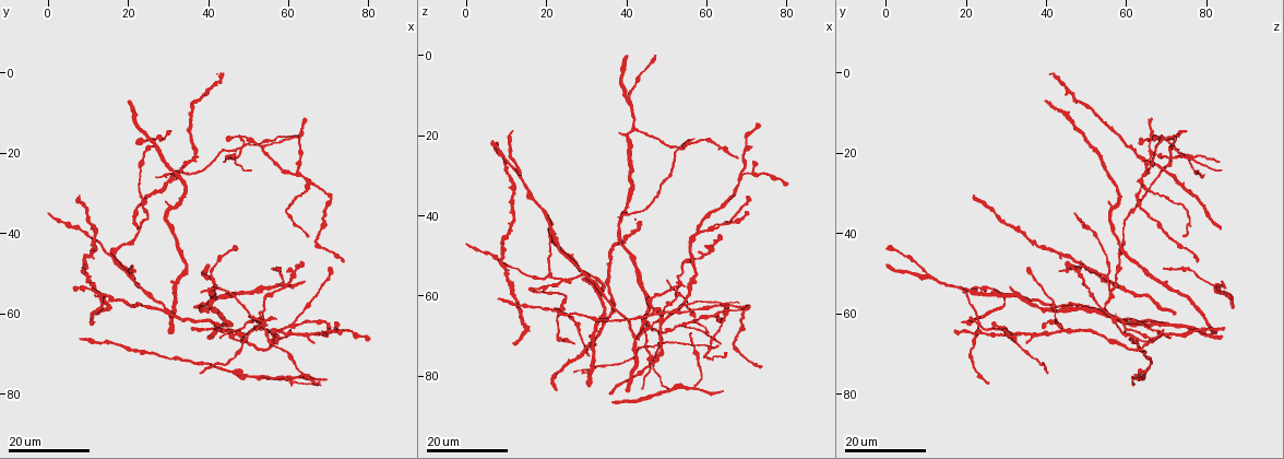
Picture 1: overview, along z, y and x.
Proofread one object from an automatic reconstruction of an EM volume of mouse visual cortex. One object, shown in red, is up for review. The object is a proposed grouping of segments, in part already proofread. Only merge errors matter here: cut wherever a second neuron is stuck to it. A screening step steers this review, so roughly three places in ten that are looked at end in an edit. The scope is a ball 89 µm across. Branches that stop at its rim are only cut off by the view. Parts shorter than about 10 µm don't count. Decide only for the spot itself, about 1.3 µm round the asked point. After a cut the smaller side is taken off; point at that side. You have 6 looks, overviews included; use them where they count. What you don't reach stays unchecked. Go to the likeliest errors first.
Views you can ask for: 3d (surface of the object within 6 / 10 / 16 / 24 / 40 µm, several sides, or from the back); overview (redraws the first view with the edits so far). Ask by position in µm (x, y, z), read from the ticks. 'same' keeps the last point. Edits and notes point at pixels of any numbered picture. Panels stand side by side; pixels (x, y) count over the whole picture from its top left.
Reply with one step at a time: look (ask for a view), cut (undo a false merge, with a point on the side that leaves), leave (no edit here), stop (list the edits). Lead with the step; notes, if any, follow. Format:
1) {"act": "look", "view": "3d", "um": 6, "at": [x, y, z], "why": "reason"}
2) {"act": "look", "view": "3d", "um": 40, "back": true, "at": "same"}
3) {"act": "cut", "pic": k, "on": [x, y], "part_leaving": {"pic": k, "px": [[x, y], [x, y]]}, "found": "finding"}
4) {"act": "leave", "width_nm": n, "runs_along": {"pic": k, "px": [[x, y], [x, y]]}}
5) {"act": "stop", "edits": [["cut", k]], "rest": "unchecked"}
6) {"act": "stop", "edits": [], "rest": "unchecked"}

{"act": "look", "view": "3d", "um": 24, "at": [54.0, 63.0, 23.0], "why": "four or more arms meet"}

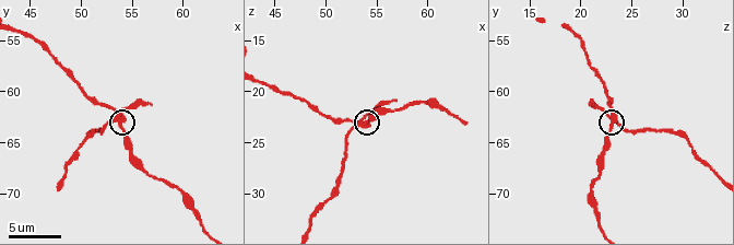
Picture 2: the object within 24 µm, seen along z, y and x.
{"act": "look", "view": "3d", "um": 6, "at": [53.2, 63.0, 23.2]}

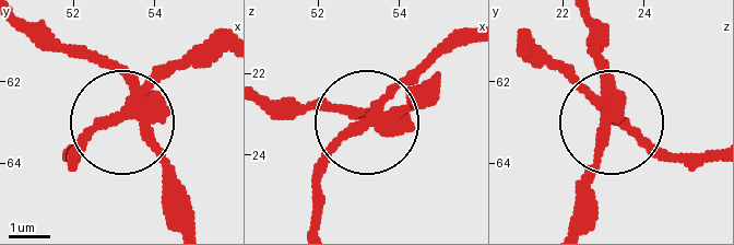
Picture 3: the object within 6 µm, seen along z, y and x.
{"act": "look", "view": "3d", "um": 6, "back": true, "at": [53.50, 62.85, 23.15], "why": "from behind"}

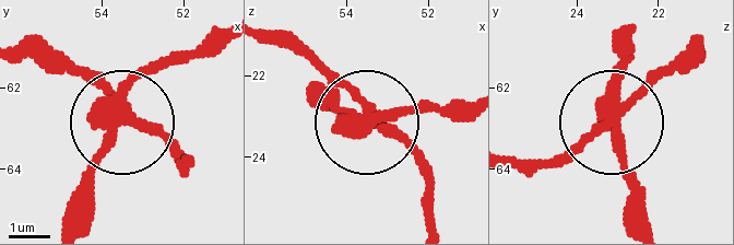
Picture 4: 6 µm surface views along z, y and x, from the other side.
{"act": "cut", "pic": 4, "on": [166, 140], "side_arm_um": 24, "part_leaving": {"pic": 4, "px": [[120, 106], [179, 159]]}, "found": "a second neuron is stuck on"}

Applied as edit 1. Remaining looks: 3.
{"act": "look", "view": "3d", "um": 16, "at": [66.0, 27.0, 63.5], "why": "side arm on a straight run"}

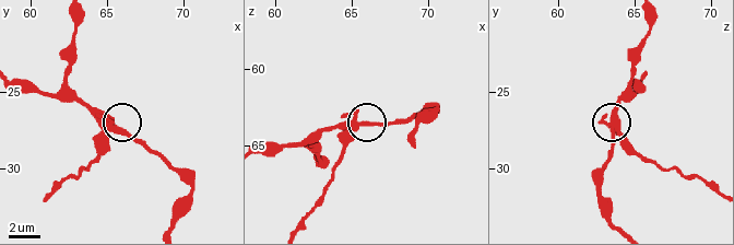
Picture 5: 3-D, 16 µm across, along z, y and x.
{"act": "look", "view": "3d", "um": 6, "at": [65.4, 27.6, 63.6], "why": "zoom in"}

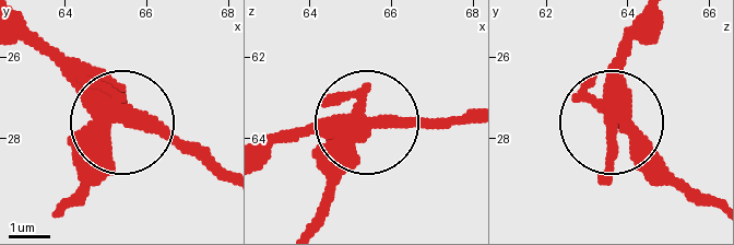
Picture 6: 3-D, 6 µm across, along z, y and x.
{"act": "cut", "pic": 6, "on": [72, 153], "arms": 3, "found": "two neurons meet here"}

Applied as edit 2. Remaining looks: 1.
{"act": "stop", "edits": [["cut", 4], ["cut", 6]], "rest": "unchecked"}

